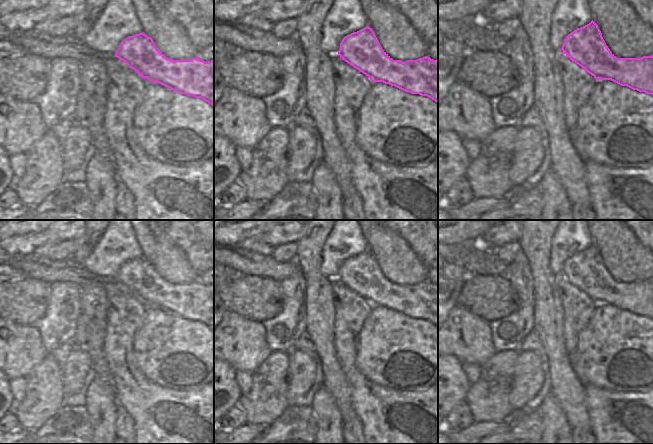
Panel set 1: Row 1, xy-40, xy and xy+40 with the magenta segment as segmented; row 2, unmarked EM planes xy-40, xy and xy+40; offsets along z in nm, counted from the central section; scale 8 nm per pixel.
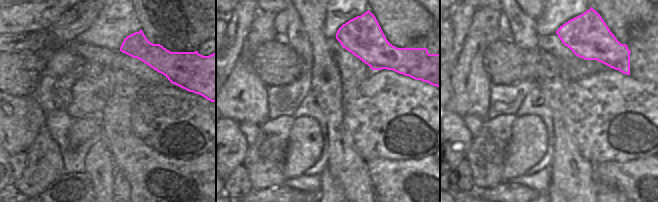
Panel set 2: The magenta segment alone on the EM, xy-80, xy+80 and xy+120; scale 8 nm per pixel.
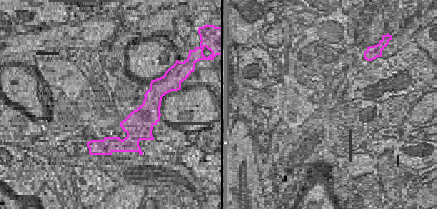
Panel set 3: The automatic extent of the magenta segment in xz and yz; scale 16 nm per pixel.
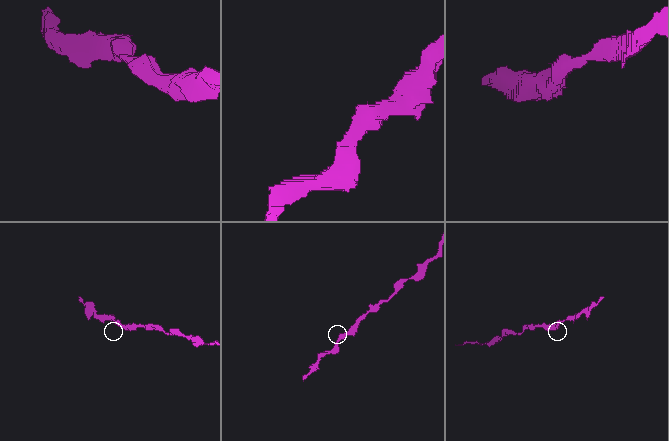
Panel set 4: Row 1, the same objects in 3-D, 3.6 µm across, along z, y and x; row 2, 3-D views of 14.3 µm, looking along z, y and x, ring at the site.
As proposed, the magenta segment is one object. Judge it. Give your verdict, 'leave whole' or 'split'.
leave whole

